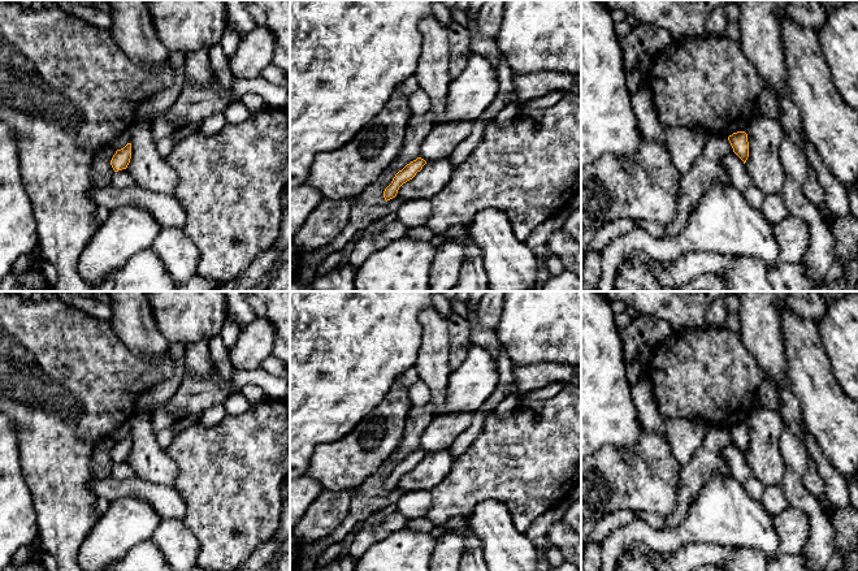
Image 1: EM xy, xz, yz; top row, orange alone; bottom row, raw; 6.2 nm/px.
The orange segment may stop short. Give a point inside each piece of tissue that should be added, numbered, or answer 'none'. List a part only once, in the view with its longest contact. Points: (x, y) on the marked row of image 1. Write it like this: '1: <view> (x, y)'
none

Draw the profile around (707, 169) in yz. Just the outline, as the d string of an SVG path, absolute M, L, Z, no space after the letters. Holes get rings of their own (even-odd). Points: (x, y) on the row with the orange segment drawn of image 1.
M707 138L703 151L693 161L690 170L680 177L676 213L664 225L666 238L675 237L684 229L692 209L711 185L729 182L728 173L722 164L728 153L733 153L728 138Z

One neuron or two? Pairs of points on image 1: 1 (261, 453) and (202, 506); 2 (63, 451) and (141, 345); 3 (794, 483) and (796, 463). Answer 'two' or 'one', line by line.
1: one
2: two
3: one

